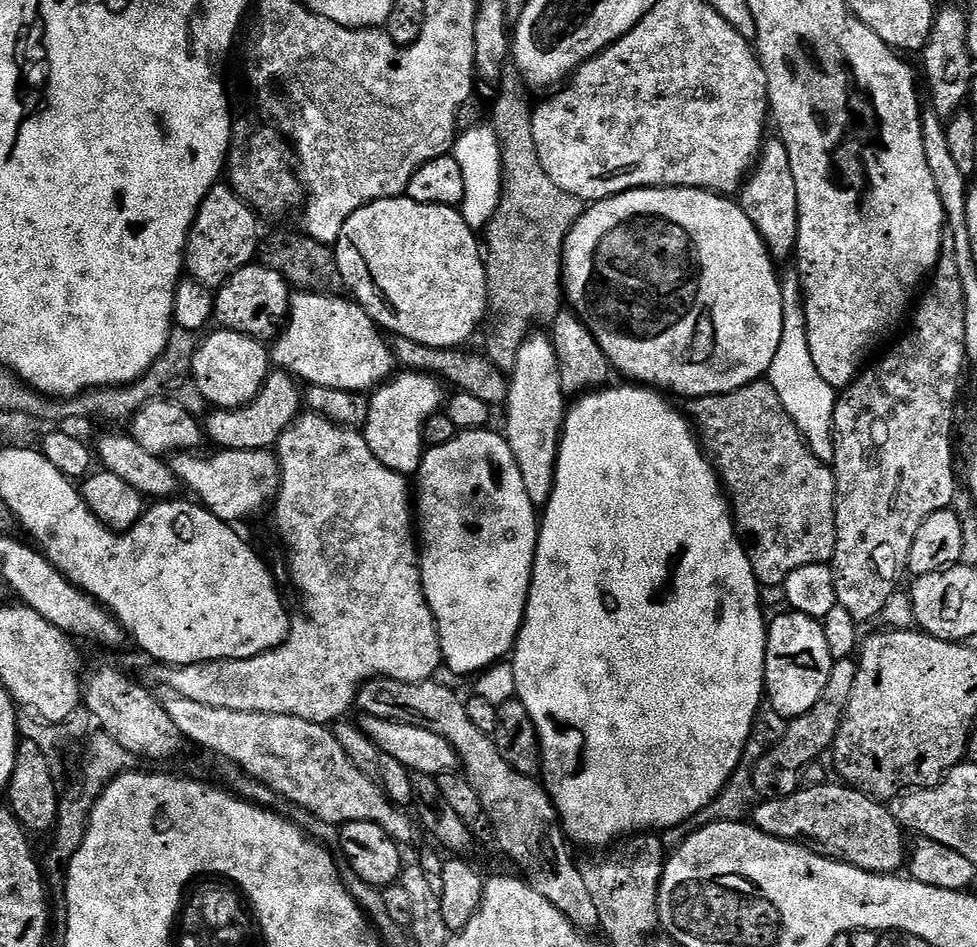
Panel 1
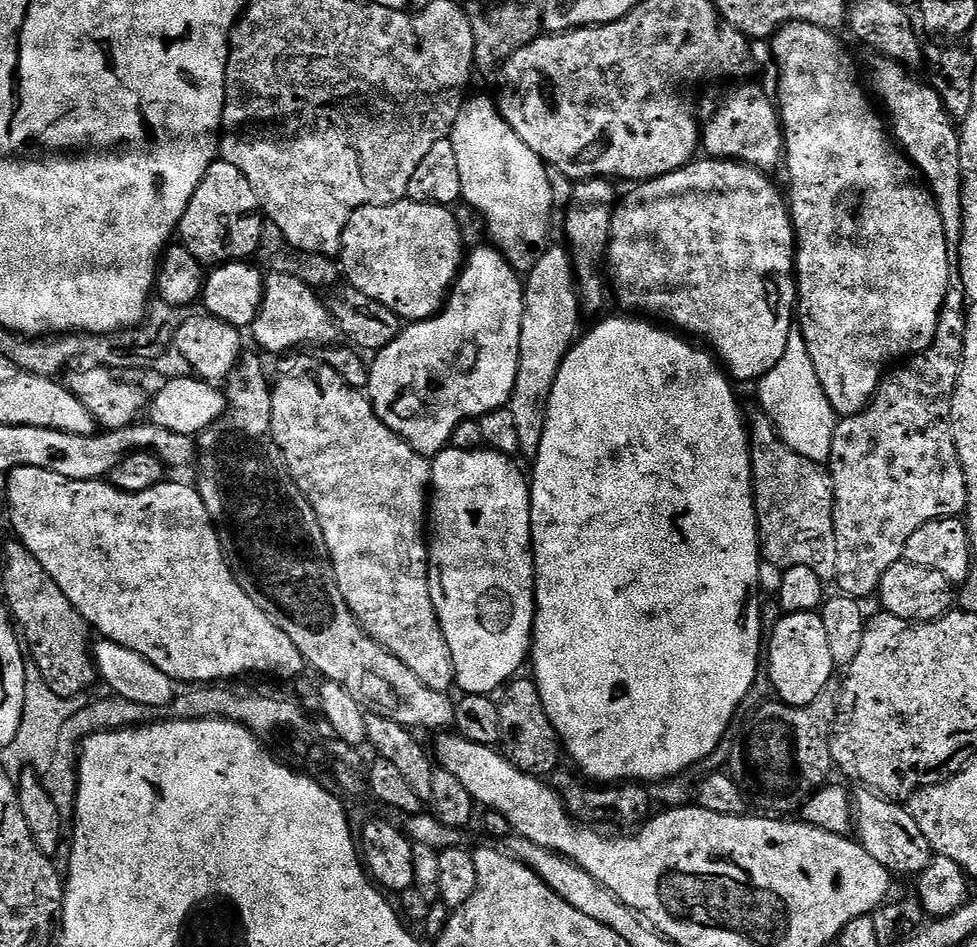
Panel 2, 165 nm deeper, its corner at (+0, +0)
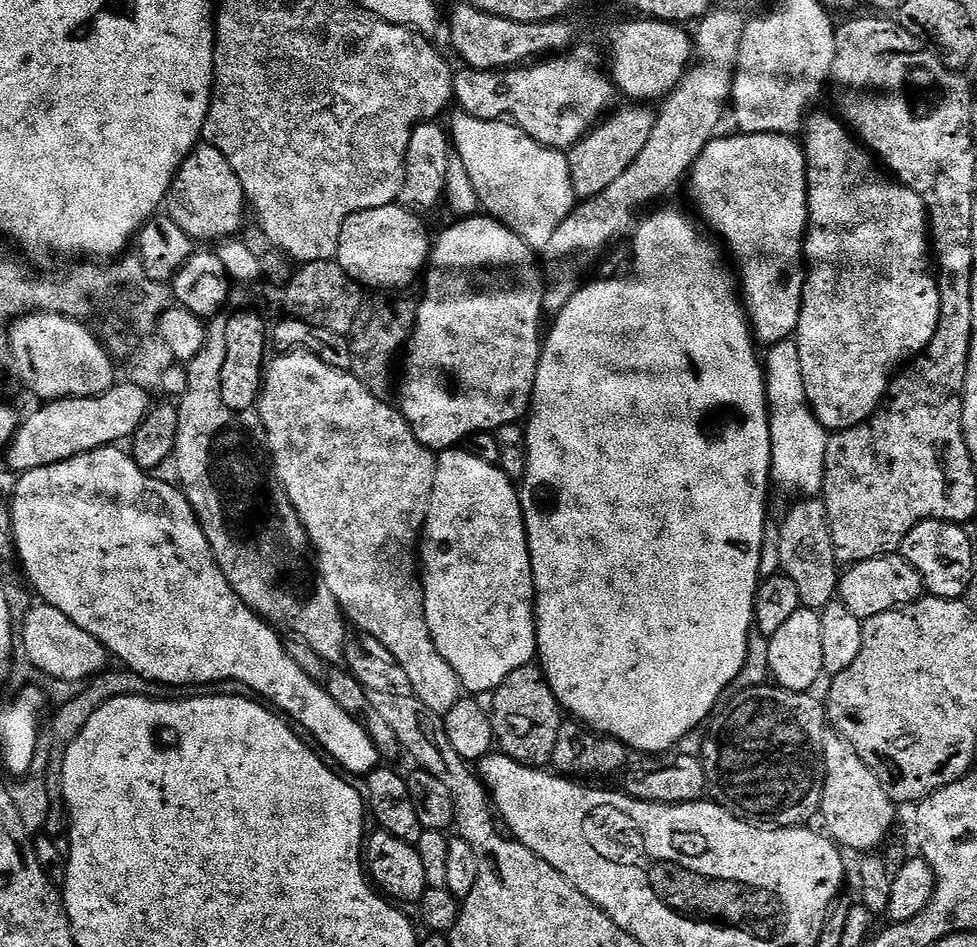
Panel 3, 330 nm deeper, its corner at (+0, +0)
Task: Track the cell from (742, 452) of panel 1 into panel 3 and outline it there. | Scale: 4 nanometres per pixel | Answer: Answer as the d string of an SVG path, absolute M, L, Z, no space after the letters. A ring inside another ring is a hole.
M808 498L785 518L778 529L780 538L780 566L783 575L798 586L801 605L822 610L837 599L842 575L841 565L834 554L834 542L828 525L828 511L823 499Z

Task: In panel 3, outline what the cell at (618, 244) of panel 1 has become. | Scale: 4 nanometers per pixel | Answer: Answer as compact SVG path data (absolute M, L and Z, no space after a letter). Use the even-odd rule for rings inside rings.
M778 133L735 135L720 134L708 143L706 150L702 150L702 154L694 162L686 185L688 184L689 190L692 191L692 200L700 211L699 219L706 225L707 231L719 237L723 247L727 251L729 248L736 259L735 271L738 273L738 284L742 289L742 303L748 313L755 339L761 345L771 346L789 339L795 333L804 301L808 163L799 139Z

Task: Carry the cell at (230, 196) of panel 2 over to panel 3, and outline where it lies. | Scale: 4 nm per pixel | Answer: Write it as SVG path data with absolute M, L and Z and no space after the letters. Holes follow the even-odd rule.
M211 146L197 147L186 157L172 180L166 201L167 215L172 216L182 230L186 230L193 242L223 242L239 237L240 227L244 224L244 208L246 212L244 191L242 182L238 182L238 174L230 170L230 162L222 158L220 151Z

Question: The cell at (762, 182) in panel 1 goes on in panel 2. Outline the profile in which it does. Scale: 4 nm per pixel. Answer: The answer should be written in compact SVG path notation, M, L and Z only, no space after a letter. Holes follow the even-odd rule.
M740 84L736 89L733 90L732 93L729 94L728 97L725 98L724 101L721 102L720 105L716 108L716 113L713 114L712 117L709 118L708 121L703 121L702 124L702 152L705 157L715 158L718 160L739 160L742 164L748 164L752 168L759 168L761 170L772 170L768 168L776 168L781 167L782 157L785 155L784 151L784 128L780 124L780 113L778 111L778 104L775 99L772 100L768 97L768 92L763 88L760 84Z

